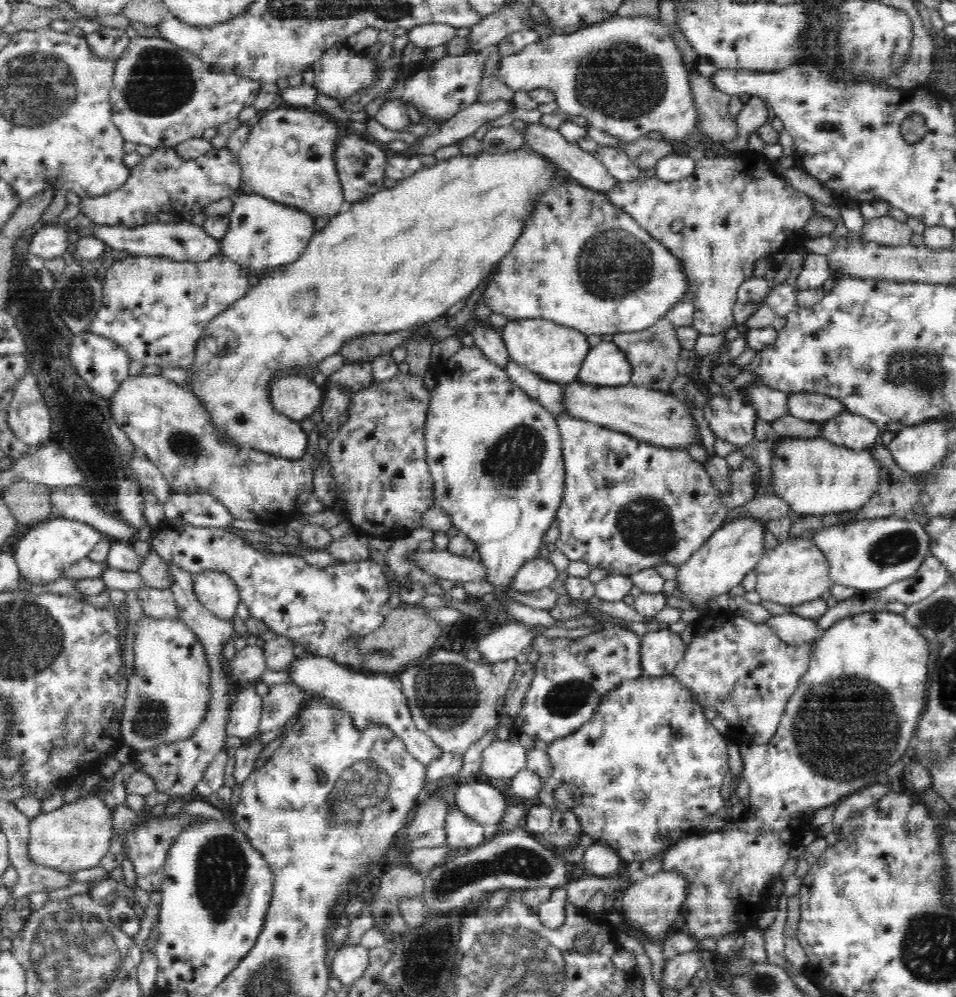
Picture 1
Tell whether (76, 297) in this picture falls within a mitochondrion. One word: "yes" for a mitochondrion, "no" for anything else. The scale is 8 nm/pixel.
yes

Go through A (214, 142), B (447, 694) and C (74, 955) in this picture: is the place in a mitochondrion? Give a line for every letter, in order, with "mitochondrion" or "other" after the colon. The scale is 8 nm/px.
A: other
B: mitochondrion
C: mitochondrion

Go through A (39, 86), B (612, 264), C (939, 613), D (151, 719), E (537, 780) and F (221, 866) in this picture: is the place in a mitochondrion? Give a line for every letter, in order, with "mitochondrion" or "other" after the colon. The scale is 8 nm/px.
A: mitochondrion
B: mitochondrion
C: mitochondrion
D: mitochondrion
E: other
F: mitochondrion

